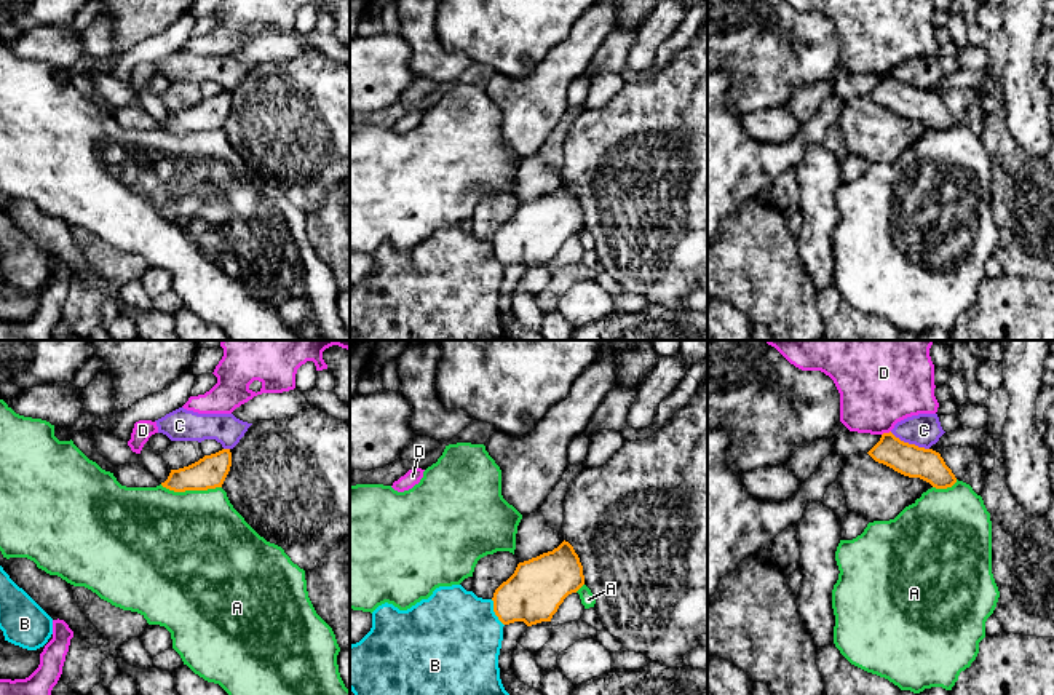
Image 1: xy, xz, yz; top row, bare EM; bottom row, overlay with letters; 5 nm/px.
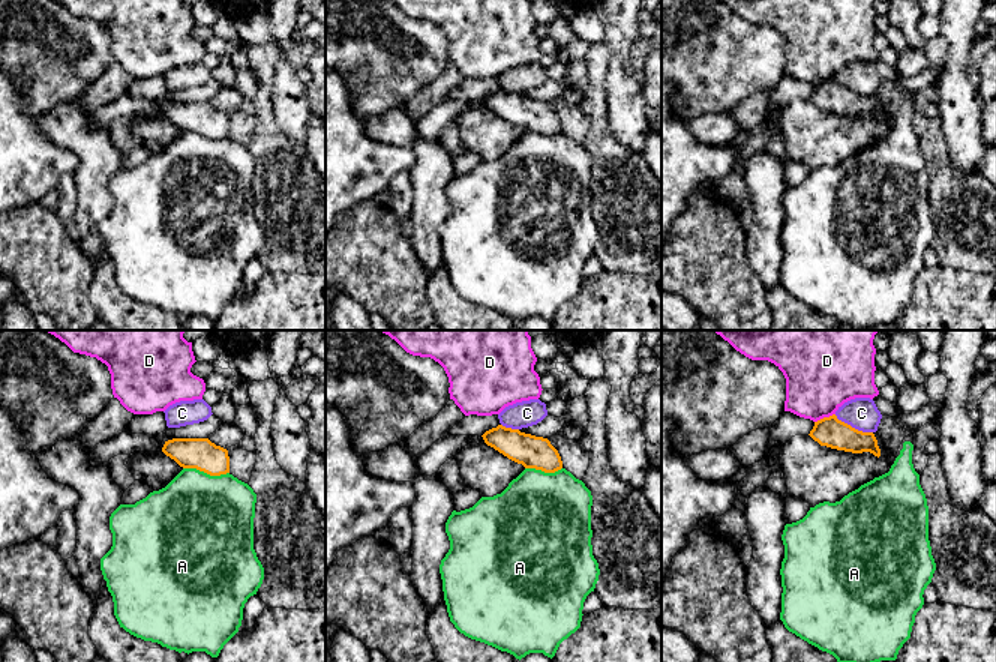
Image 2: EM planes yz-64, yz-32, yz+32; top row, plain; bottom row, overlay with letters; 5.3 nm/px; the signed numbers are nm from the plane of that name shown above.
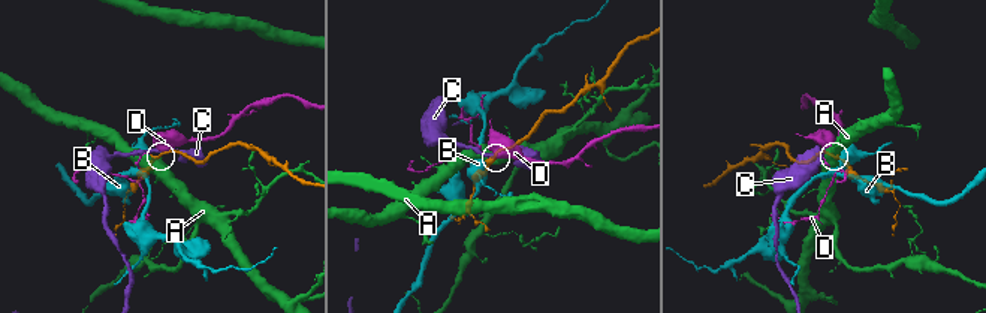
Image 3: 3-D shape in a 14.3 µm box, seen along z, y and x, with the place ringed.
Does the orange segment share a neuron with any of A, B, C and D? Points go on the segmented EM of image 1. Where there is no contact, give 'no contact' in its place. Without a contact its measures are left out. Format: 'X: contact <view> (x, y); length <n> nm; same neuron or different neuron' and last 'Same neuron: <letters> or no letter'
A: contact xy (190, 489); length 320 nm; different neuron
B: contact xz (494, 611); length 150 nm; different neuron
C: contact yz (907, 443); length 220 nm; different neuron
D: contact yz (885, 433); length 50 nm; different neuron
Same neuron: no letter

